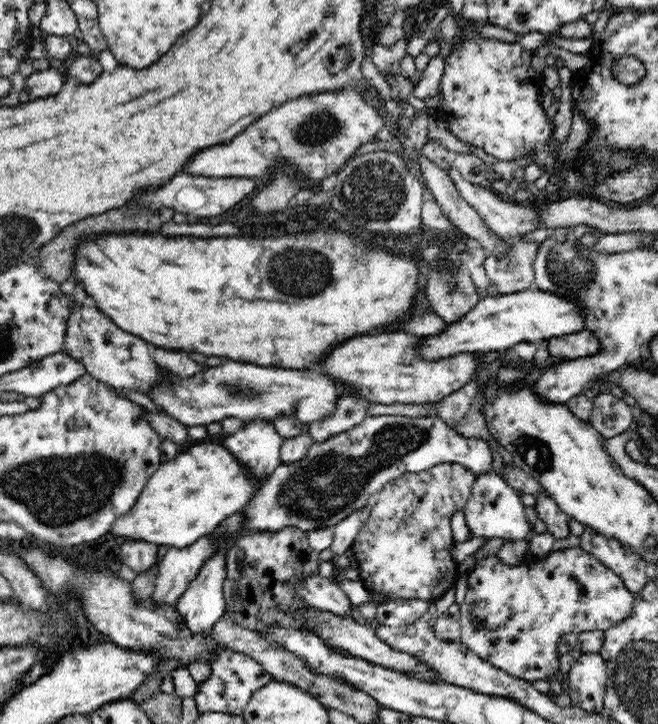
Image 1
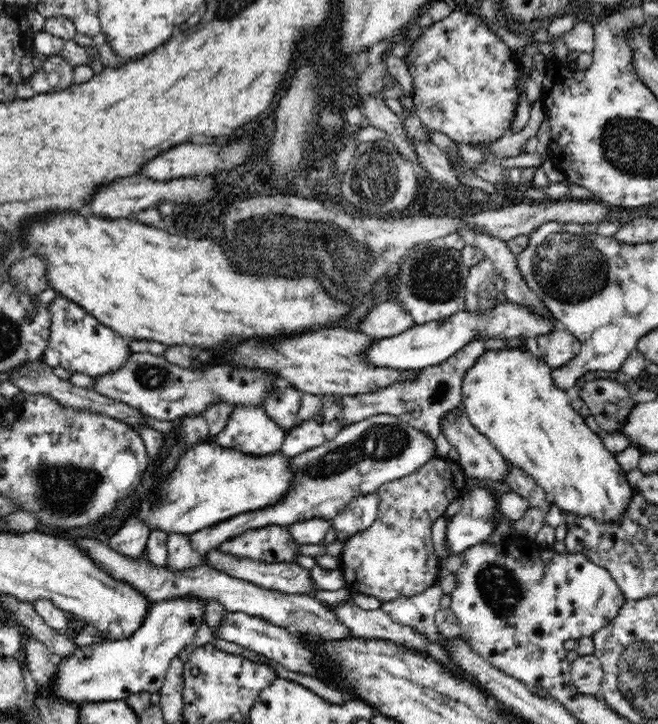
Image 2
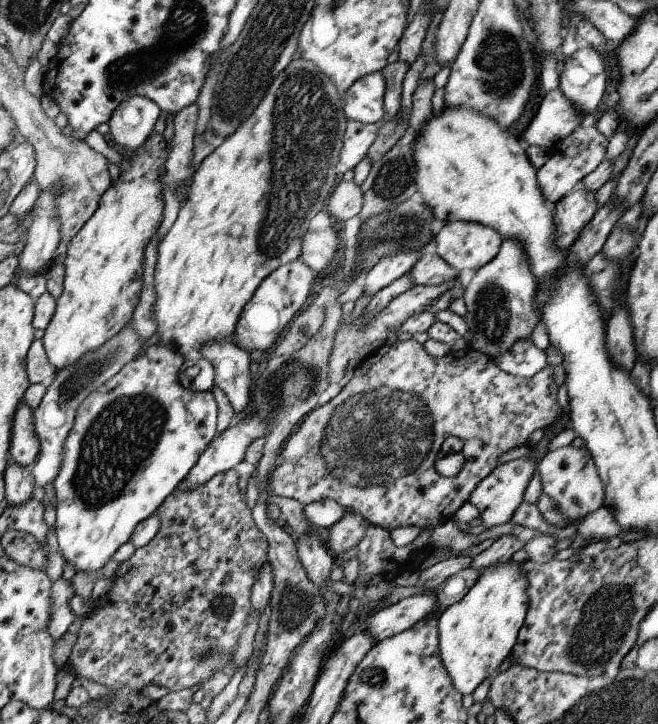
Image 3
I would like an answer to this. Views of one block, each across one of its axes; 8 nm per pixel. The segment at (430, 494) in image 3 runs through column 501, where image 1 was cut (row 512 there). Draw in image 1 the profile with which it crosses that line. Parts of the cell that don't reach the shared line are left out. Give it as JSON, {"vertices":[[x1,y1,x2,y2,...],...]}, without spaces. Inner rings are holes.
{"vertices":[[440,463,420,472,402,473,369,496,365,506,369,512,367,523,351,546,359,564,360,581,368,590,394,600,421,599,431,602,440,599,448,590,455,589,461,574,458,571,459,564,450,553,455,541,450,520,454,512,466,508,476,476,476,473,461,464]]}

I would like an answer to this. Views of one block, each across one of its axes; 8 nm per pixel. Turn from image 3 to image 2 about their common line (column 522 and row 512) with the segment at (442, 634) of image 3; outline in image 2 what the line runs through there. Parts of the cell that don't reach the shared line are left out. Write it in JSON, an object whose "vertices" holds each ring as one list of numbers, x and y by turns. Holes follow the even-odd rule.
{"vertices":[[520,348,486,349,465,372,462,379,464,414,469,421,501,452,508,463,531,476,563,512,592,516,604,521,619,521,632,498,633,487,615,459,582,417,570,405,565,392,554,385,552,369,530,351]]}

